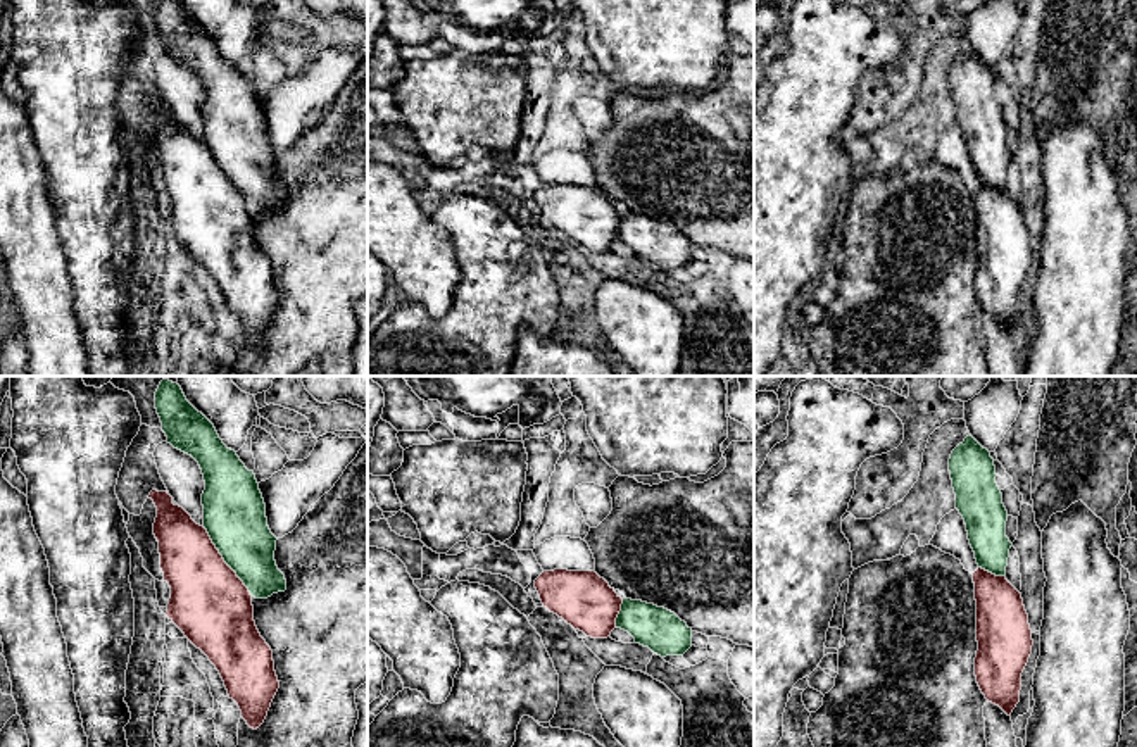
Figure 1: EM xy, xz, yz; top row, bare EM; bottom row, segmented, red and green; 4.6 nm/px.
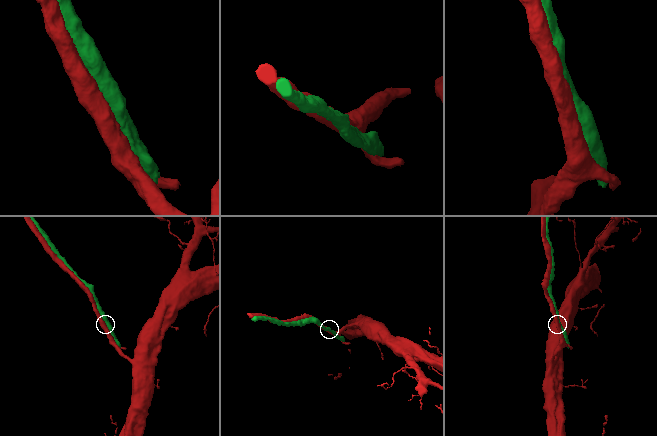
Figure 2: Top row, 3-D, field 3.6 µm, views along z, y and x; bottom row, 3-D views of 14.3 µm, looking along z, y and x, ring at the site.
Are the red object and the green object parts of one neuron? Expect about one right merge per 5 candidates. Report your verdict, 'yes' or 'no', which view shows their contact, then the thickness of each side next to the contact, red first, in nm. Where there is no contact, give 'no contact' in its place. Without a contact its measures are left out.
no; meets red in xy; 360 nm thick on the red side, 280 nm on the other

